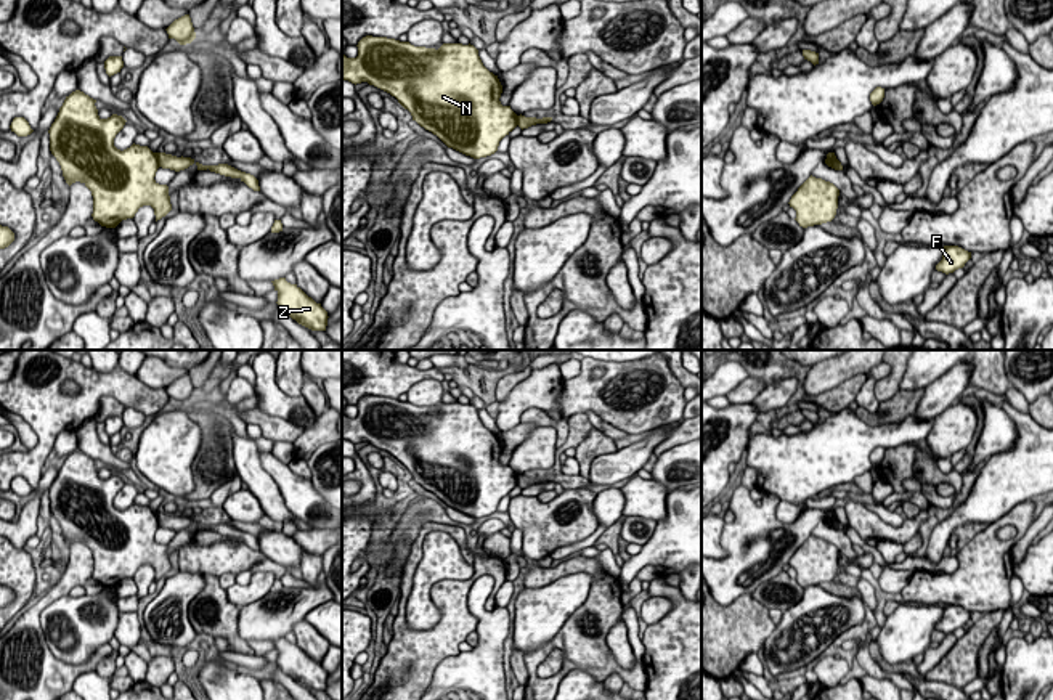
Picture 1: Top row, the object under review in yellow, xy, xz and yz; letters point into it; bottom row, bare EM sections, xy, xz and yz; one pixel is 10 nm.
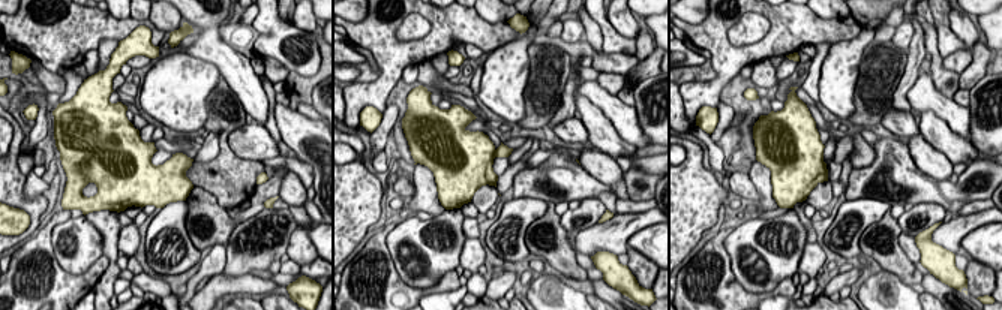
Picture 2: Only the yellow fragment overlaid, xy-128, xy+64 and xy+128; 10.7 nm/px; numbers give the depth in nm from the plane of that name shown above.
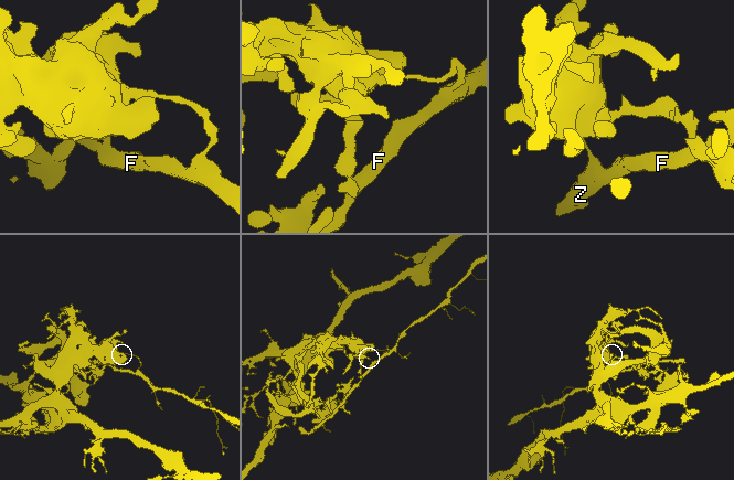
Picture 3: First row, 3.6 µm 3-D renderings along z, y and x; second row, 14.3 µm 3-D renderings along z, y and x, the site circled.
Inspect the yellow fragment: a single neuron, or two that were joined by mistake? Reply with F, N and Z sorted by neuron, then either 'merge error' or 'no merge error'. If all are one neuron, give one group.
groups F Z / N; merge error

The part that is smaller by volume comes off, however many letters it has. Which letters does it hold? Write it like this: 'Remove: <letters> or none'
Remove: F, Z

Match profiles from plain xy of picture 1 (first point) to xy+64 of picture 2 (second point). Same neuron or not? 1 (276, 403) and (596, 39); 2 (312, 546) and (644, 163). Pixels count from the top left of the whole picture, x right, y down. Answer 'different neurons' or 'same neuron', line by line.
1: different neurons
2: same neuron

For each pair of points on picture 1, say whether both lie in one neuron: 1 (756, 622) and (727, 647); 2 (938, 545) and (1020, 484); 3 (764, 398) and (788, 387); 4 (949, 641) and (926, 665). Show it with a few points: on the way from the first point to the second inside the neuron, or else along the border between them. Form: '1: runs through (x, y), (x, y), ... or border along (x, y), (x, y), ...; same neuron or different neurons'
1: runs through (750, 625), (734, 641); same neuron
2: runs through (952, 522), (962, 514), (983, 506), (997, 492); same neuron
3: runs through (771, 398), (782, 390); same neuron
4: runs through (943, 647), (931, 659); same neuron

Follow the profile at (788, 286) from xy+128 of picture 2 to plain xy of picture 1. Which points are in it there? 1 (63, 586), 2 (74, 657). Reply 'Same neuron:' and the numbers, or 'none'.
Same neuron: 1

